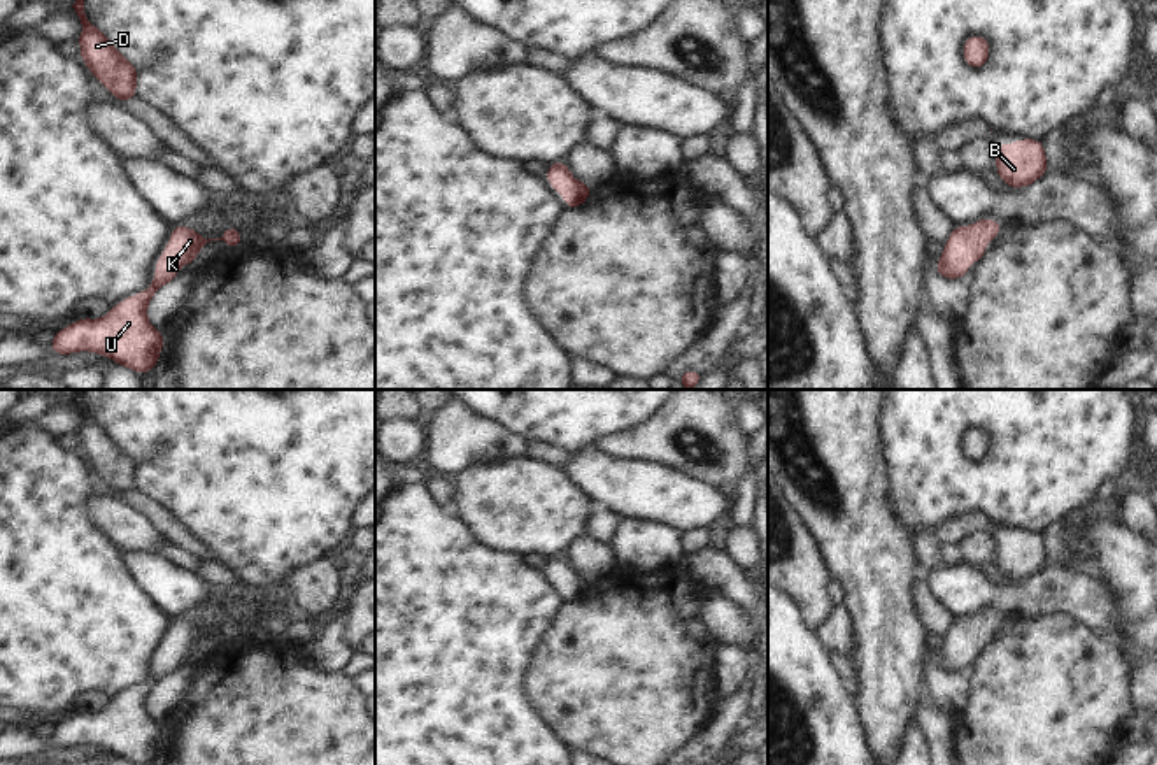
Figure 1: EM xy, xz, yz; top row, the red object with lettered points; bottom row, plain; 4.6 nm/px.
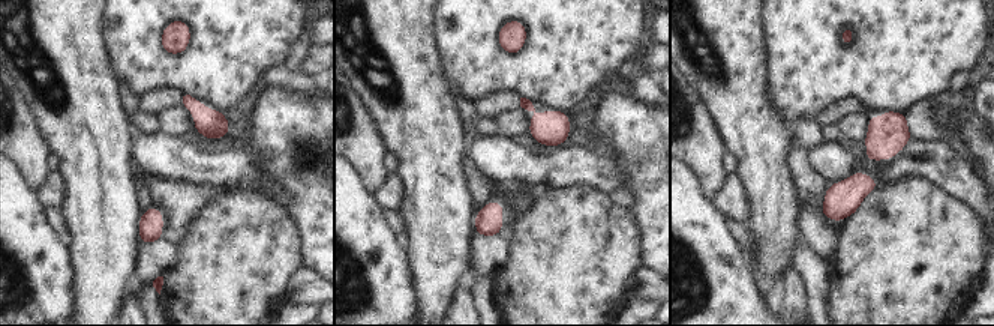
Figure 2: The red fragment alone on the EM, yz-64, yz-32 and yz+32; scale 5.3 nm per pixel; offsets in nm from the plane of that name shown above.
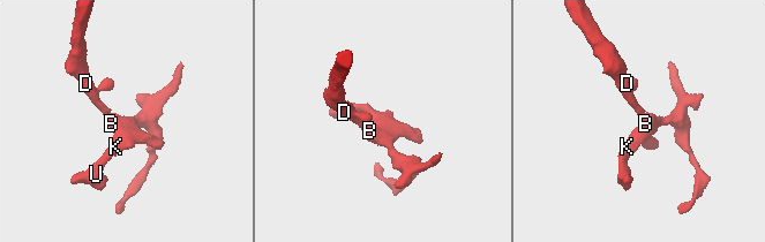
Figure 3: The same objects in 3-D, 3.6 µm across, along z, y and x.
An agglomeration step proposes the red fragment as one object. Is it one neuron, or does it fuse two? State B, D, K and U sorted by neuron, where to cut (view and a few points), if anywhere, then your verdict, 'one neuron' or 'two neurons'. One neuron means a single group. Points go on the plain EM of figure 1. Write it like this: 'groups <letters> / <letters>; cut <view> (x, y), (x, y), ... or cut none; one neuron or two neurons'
groups B D K U; cut none; one neuron

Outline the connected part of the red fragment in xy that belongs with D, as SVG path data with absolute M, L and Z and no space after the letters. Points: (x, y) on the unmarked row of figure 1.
M79 390L72 398L81 412L82 426L77 430L81 453L117 495L137 488L138 461L133 460L84 407L84 393Z

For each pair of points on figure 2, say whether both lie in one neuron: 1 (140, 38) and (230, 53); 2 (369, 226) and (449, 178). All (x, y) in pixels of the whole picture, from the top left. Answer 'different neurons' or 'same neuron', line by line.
1: same neuron
2: different neurons

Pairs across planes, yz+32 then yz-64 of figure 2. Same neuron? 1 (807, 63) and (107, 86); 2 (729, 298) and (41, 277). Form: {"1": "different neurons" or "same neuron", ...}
{"1": "different neurons", "2": "same neuron"}

